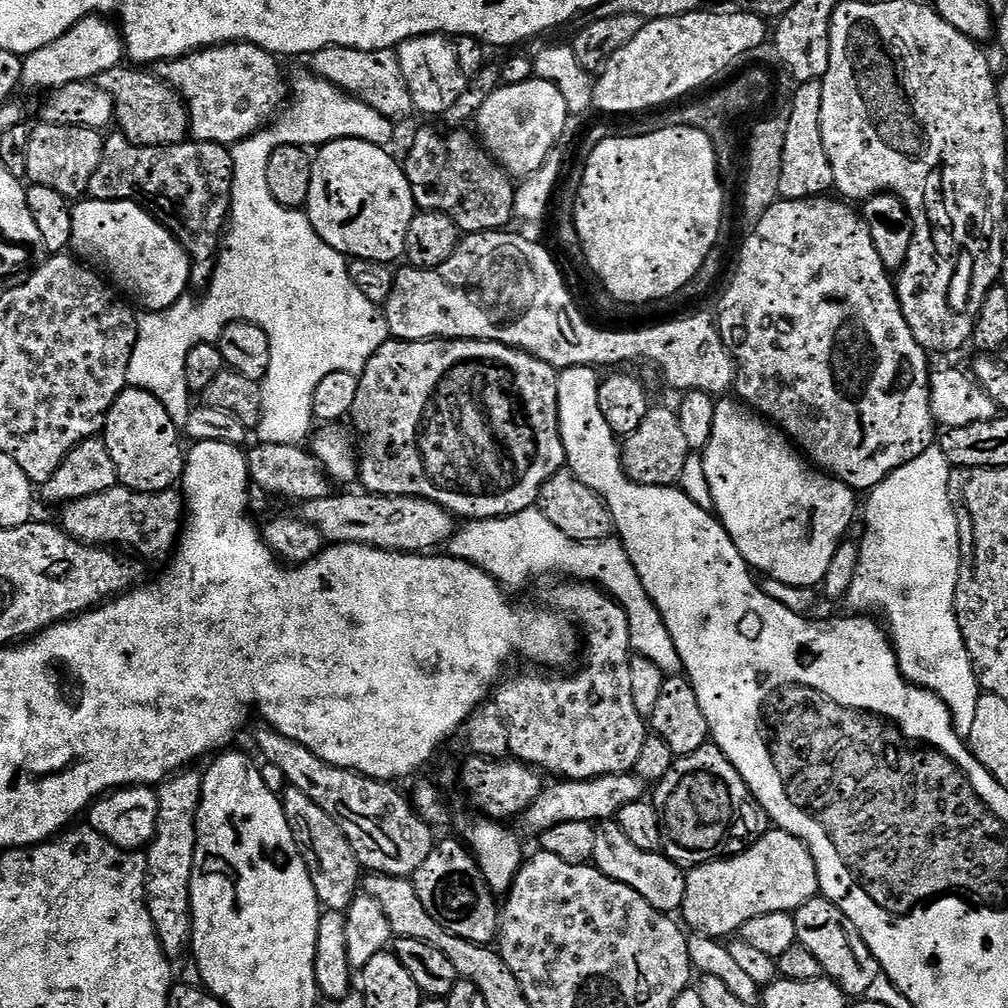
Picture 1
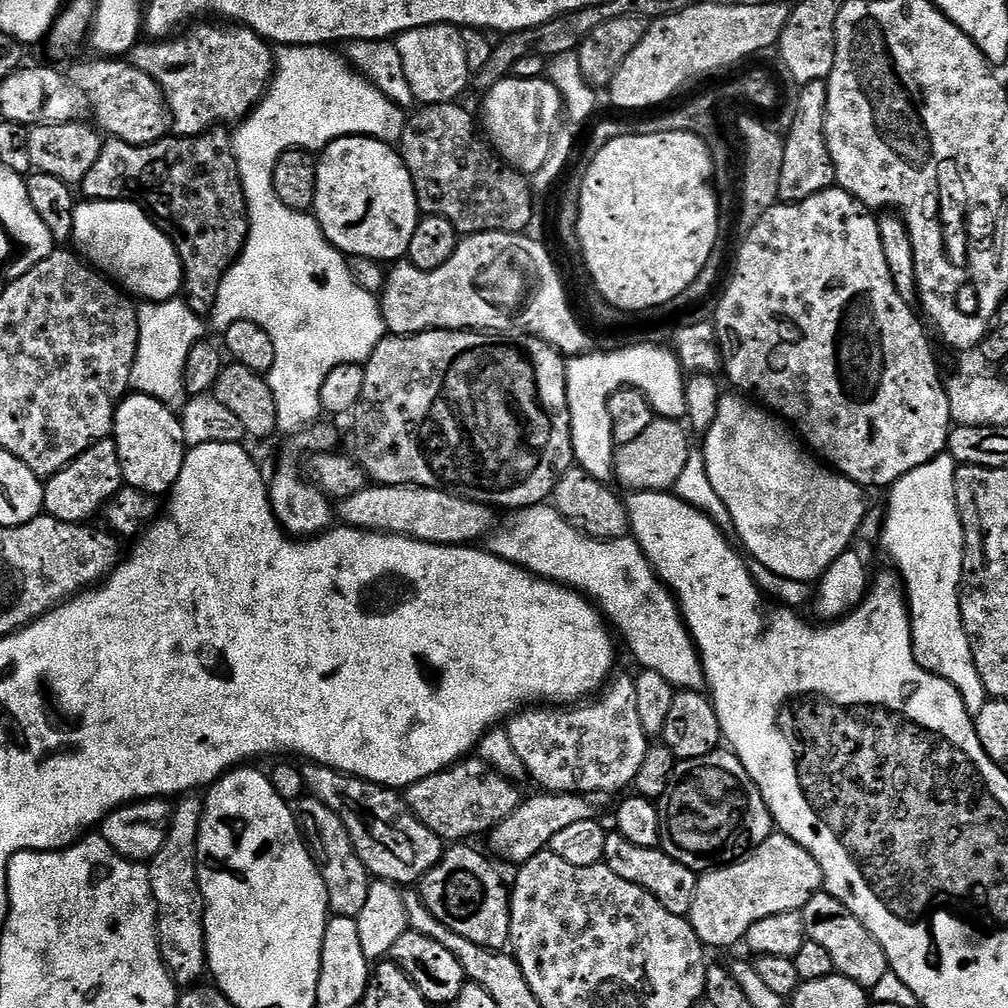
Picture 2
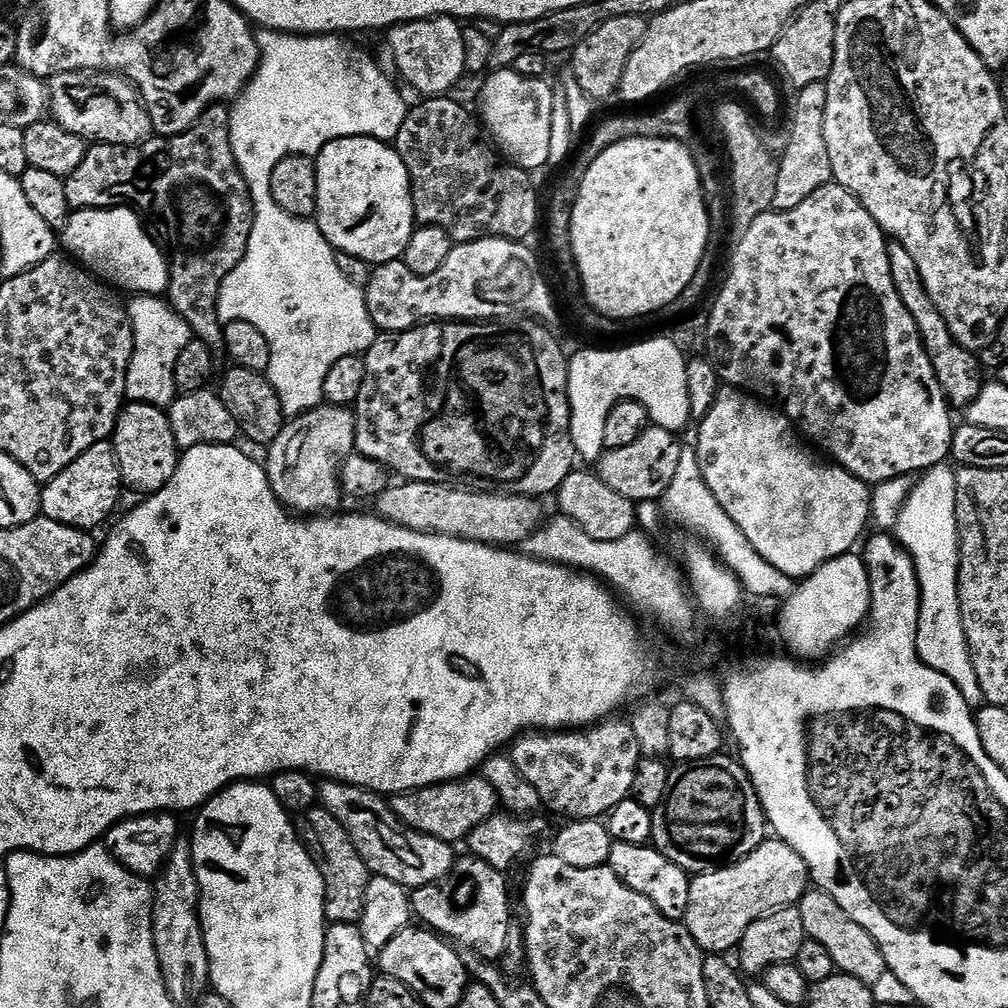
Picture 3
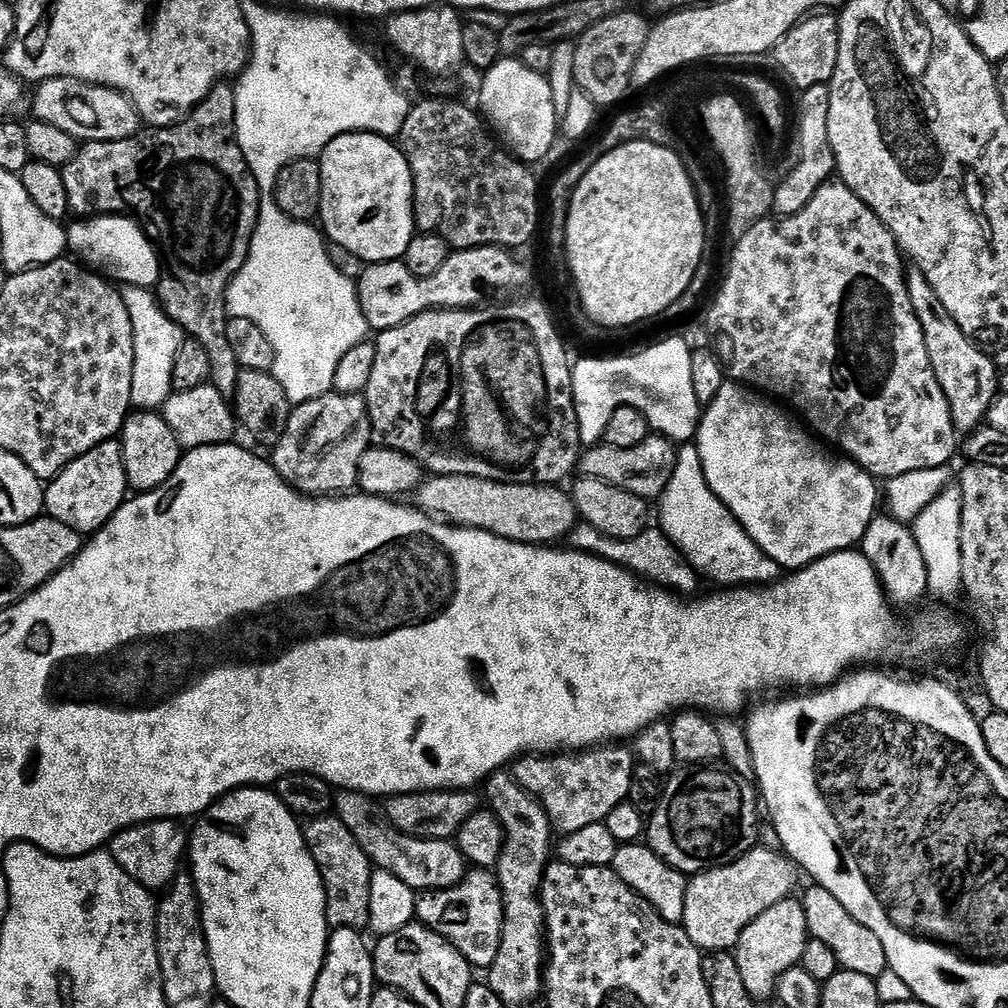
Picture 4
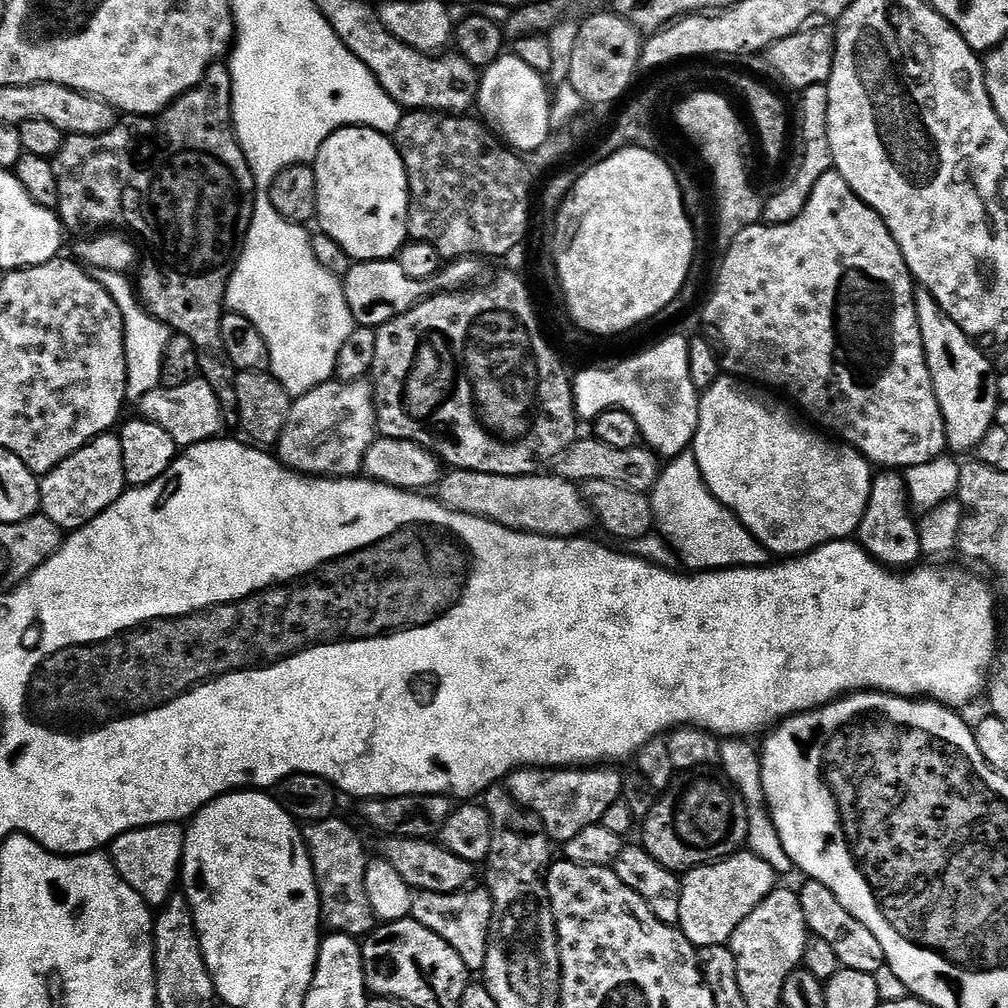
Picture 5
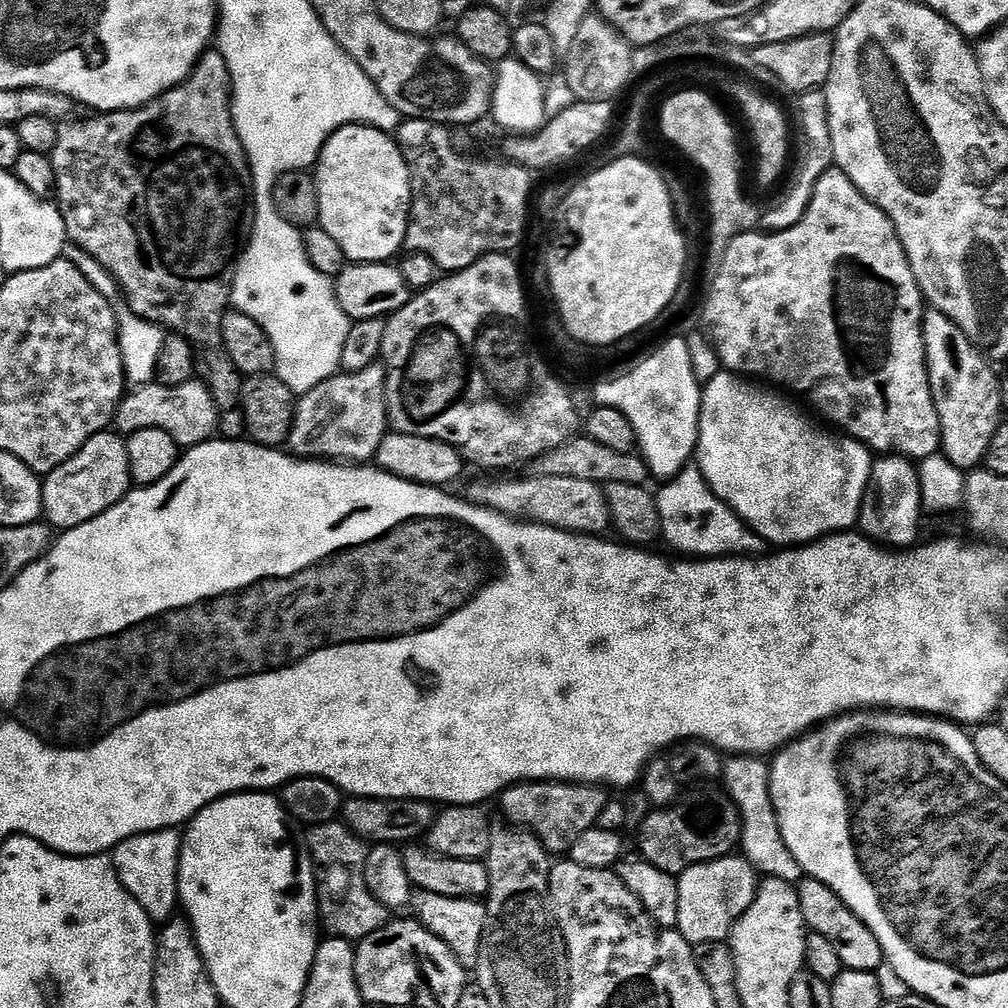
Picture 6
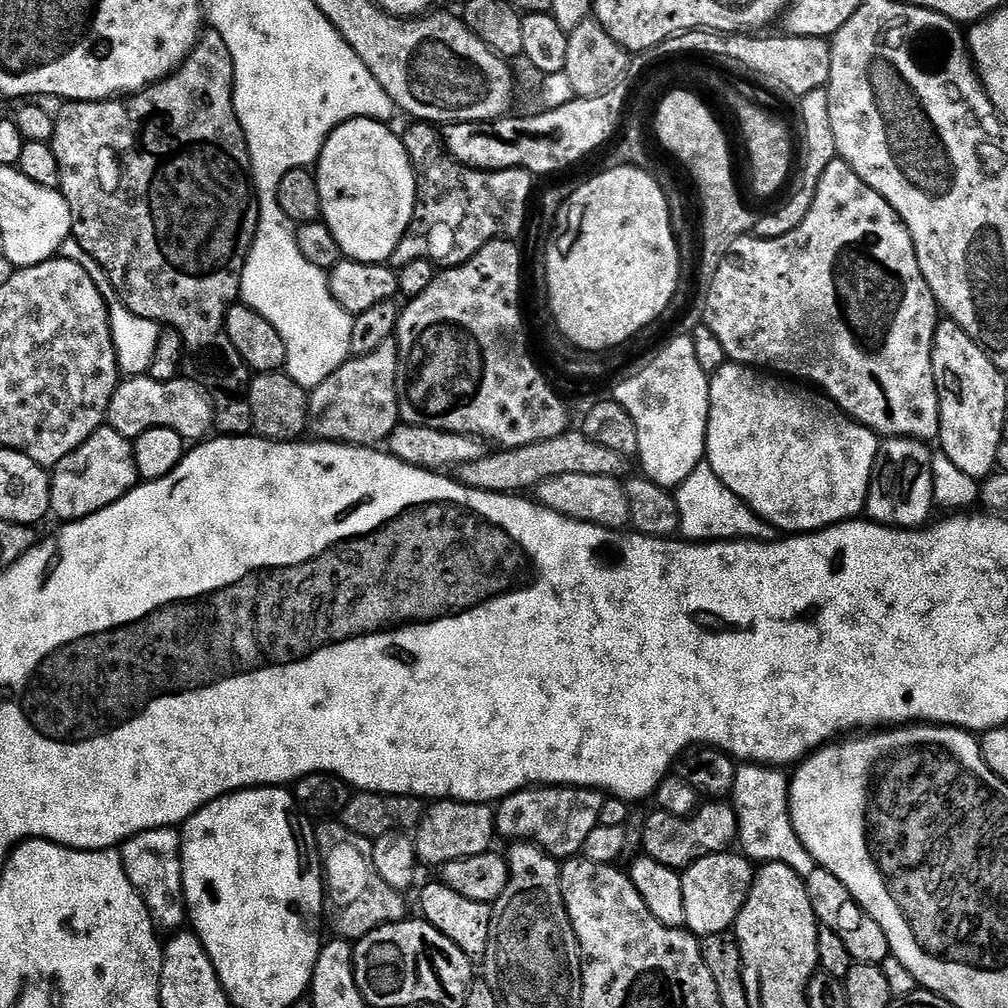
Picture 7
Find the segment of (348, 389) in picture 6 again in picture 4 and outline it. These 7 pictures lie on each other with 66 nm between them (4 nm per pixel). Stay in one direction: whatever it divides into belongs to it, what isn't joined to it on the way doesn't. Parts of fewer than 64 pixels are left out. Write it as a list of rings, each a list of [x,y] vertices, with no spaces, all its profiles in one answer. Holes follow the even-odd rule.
[[[333,390],[305,404],[297,404],[289,411],[286,430],[271,449],[270,463],[289,486],[306,496],[339,496],[351,493],[357,487],[358,462],[372,443],[372,420],[363,395],[351,396]]]

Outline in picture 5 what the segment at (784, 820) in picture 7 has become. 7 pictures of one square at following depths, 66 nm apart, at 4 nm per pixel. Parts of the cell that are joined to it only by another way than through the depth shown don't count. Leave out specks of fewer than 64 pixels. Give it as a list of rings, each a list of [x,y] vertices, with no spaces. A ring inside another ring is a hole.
[[[728,738],[720,745],[719,767],[724,768],[723,775],[727,783],[740,793],[740,797],[746,802],[748,807],[748,843],[747,847],[758,858],[770,862],[770,866],[777,874],[793,871],[794,865],[790,854],[786,854],[786,846],[782,846],[782,838],[772,821],[772,815],[764,802],[764,791],[762,790],[762,766],[760,758],[761,749],[756,748],[751,739],[748,738]],[[728,775],[728,776],[727,776]]]

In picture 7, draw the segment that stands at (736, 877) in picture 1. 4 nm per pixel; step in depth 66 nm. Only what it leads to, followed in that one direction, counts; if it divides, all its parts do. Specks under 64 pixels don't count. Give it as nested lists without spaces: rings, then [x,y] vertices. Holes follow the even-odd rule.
[[[732,850],[707,856],[683,869],[680,877],[684,907],[683,927],[697,938],[727,933],[735,925],[748,891],[752,889],[753,875],[753,861]]]

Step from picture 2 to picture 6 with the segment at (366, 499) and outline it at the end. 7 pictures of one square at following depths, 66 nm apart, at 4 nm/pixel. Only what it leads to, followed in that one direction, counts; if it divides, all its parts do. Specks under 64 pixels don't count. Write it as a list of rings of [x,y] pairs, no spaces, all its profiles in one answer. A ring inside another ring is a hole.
[[[535,474],[529,480],[500,480],[497,484],[472,484],[466,492],[474,504],[492,508],[503,516],[529,524],[546,524],[563,532],[578,532],[582,536],[600,536],[612,524],[605,489],[582,478],[558,478]]]

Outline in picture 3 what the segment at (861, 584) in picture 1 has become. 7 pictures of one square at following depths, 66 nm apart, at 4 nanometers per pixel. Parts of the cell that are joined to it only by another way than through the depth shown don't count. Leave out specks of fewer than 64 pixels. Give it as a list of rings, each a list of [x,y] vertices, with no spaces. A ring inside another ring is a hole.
[[[947,463],[938,464],[934,468],[928,469],[913,483],[912,492],[906,498],[906,502],[902,506],[902,510],[898,514],[898,522],[894,529],[894,535],[899,540],[900,545],[908,551],[912,556],[912,562],[916,567],[916,578],[920,583],[920,620],[916,623],[916,653],[920,655],[920,661],[928,668],[938,670],[942,674],[946,674],[946,678],[950,678],[950,682],[954,682],[954,686],[958,686],[958,690],[962,694],[962,698],[966,698],[969,706],[980,706],[985,703],[982,694],[982,686],[978,686],[978,674],[974,674],[974,666],[972,665],[972,655],[968,649],[966,642],[966,634],[962,626],[962,614],[960,613],[960,599],[958,598],[958,574],[960,573],[960,535],[958,534],[958,526],[956,525],[956,474],[955,471]]]

